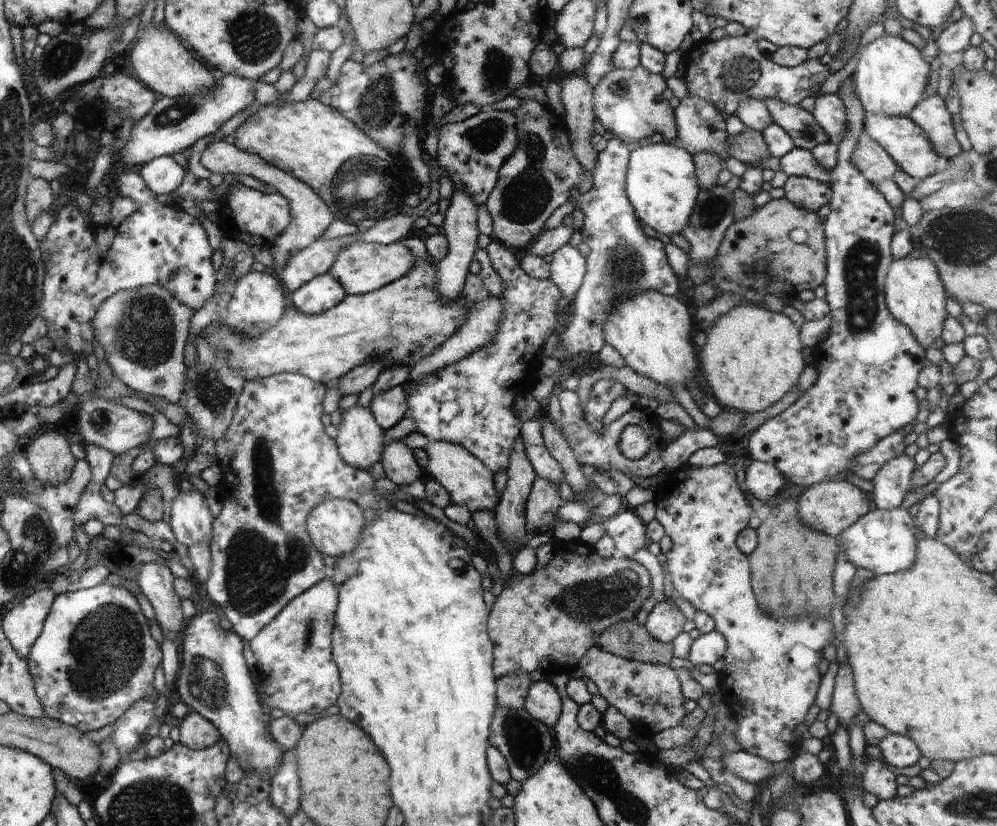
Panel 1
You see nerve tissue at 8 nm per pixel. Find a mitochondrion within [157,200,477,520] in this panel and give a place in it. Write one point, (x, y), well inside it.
(210, 385)

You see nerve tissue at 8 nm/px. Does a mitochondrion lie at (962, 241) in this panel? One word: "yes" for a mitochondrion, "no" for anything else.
yes

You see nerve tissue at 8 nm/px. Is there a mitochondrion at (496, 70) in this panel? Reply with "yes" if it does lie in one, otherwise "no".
yes

